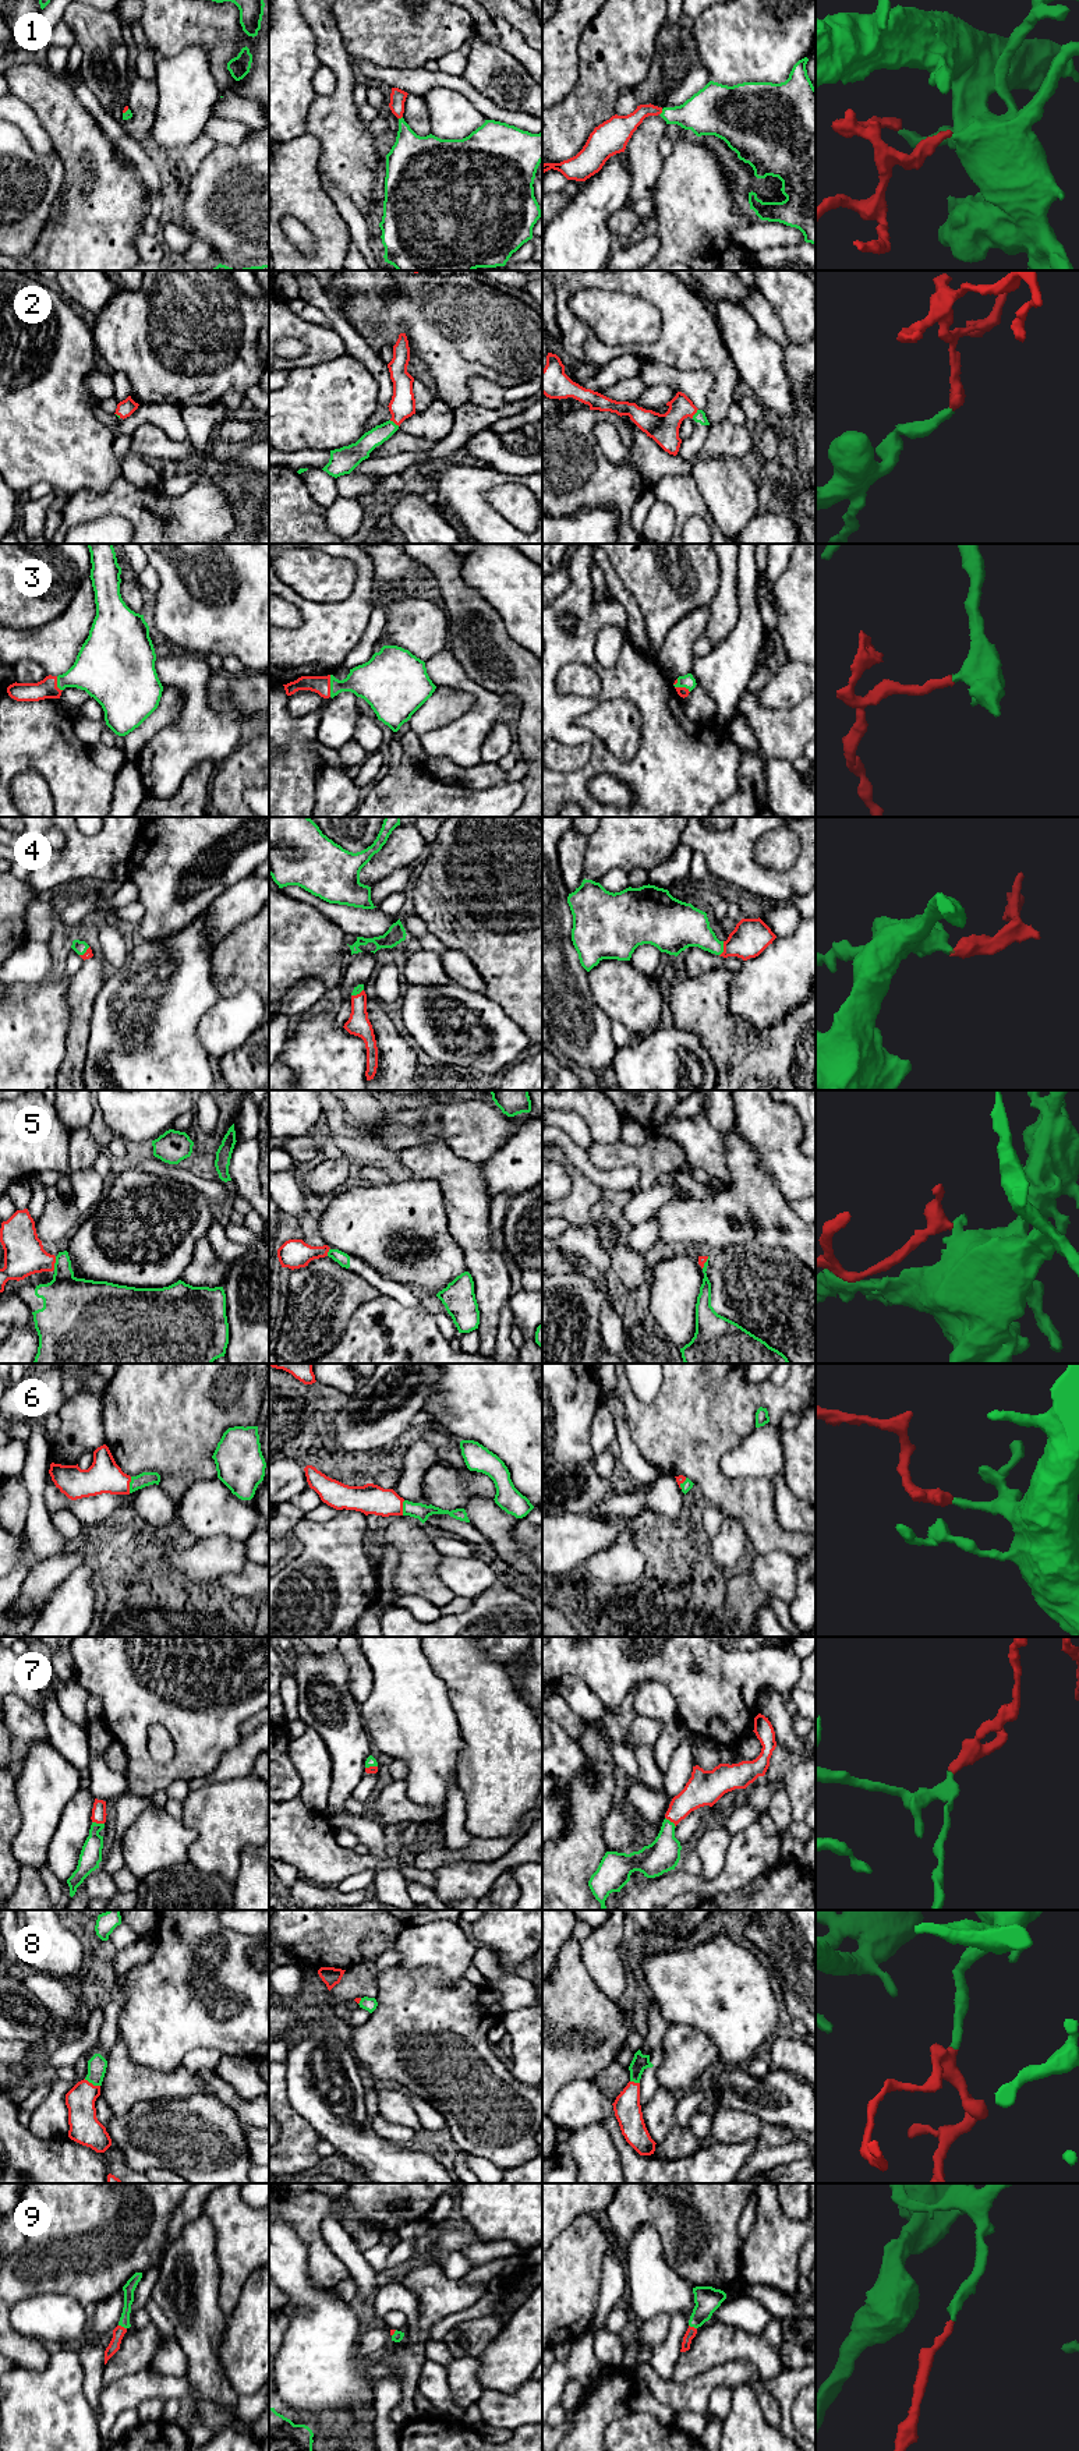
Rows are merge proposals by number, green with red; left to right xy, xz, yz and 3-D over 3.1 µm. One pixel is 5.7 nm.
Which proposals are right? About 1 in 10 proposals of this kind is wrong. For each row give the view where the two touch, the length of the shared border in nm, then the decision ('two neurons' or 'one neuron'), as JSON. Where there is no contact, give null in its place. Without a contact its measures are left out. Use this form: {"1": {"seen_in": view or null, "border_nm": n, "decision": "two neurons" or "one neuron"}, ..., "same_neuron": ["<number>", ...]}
{"1": {"seen_in": "yz", "border_nm": 40, "decision": "one neuron"}, "2": {"seen_in": "xz", "border_nm": 70, "decision": "one neuron"}, "3": {"seen_in": "xz", "border_nm": 130, "decision": "one neuron"}, "4": {"seen_in": "yz", "border_nm": 90, "decision": "one neuron"}, "5": {"seen_in": "xy", "border_nm": 80, "decision": "one neuron"}, "6": {"seen_in": "xy", "border_nm": 100, "decision": "one neuron"}, "7": {"seen_in": "xy", "border_nm": 70, "decision": "one neuron"}, "8": {"seen_in": "xy", "border_nm": 100, "decision": "one neuron"}, "9": {"seen_in": "xy", "border_nm": 50, "decision": "one neuron"}, "same_neuron": ["1", "2", "3", "4", "5", "6", "7", "8", "9"]}

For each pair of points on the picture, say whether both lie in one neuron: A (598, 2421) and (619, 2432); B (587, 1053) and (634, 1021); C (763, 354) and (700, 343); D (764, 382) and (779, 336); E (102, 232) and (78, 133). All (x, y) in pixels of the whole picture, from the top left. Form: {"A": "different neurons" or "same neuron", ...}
{"A": "different neurons", "B": "different neurons", "C": "different neurons", "D": "different neurons", "E": "same neuron"}

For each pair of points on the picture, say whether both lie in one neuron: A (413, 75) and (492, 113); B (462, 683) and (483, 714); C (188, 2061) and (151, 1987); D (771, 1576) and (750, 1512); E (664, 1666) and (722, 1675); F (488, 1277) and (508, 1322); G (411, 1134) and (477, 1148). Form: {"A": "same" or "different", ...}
{"A": "same", "B": "same", "C": "different", "D": "different", "E": "same", "F": "different", "G": "same"}

